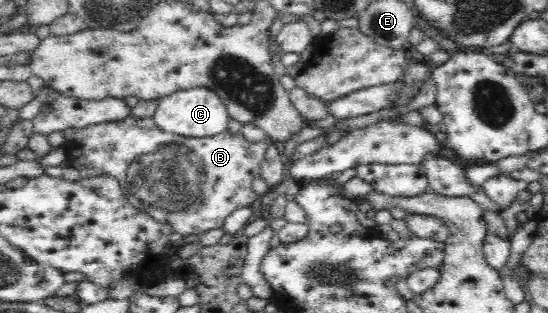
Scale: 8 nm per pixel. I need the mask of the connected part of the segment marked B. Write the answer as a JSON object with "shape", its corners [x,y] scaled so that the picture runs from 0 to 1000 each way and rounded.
{"shape":[[[239,367],[219,387],[203,387],[197,393],[166,399],[155,406],[155,412],[144,412],[139,419],[137,444],[119,454],[115,473],[120,489],[124,527],[137,534],[137,540],[144,546],[148,569],[162,572],[162,565],[173,559],[204,559],[221,588],[221,607],[226,617],[226,629],[235,642],[235,652],[243,655],[248,668],[254,668],[254,674],[270,681],[290,712],[308,716],[316,741],[339,754],[365,748],[372,738],[381,738],[381,732],[403,728],[411,696],[416,687],[422,687],[425,674],[431,674],[436,665],[458,658],[473,633],[473,623],[467,623],[462,613],[458,581],[462,572],[474,565],[476,527],[484,502],[484,482],[487,482],[487,470],[495,460],[498,460],[498,450],[491,438],[484,438],[484,444],[473,454],[454,457],[438,422],[420,425],[416,415],[378,441],[338,441],[330,431],[318,431],[294,419],[294,412],[286,409],[279,377],[252,380]]]}

